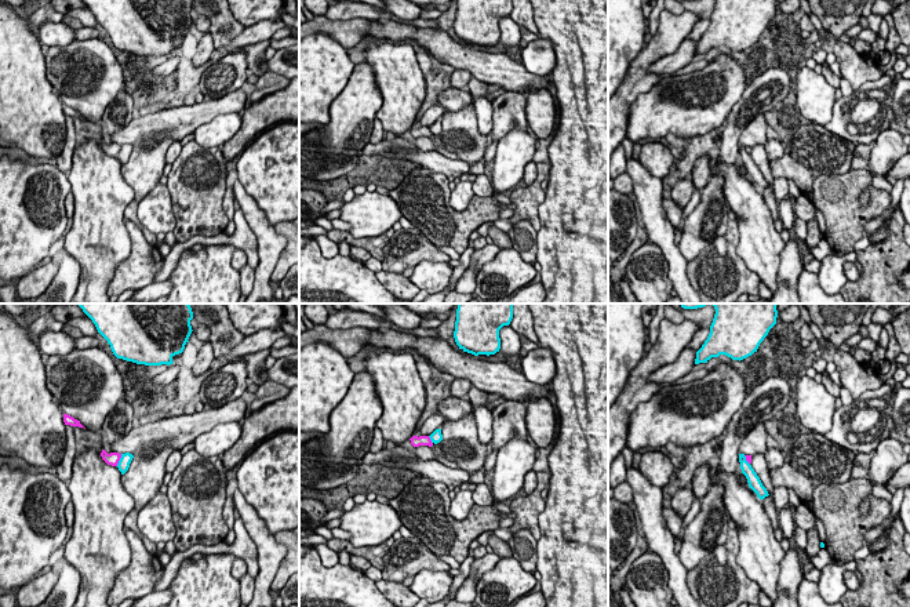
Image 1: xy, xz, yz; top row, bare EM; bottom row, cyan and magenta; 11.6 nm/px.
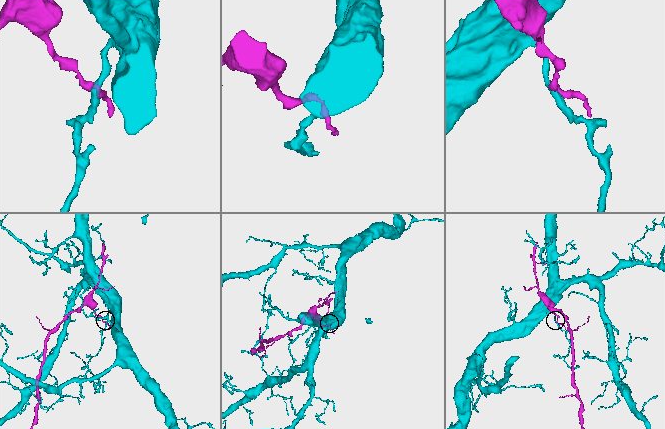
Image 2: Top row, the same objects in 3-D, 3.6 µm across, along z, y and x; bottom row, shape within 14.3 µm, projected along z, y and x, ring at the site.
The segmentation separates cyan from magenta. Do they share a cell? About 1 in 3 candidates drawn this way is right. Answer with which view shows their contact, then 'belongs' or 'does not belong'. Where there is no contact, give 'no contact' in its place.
meets cyan in xy; does not belong

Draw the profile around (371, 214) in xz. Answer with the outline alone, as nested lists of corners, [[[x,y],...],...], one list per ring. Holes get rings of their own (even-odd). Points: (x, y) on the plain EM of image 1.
[[[376,190],[356,195],[339,210],[339,218],[350,225],[347,232],[354,239],[381,236],[403,217],[397,203]]]

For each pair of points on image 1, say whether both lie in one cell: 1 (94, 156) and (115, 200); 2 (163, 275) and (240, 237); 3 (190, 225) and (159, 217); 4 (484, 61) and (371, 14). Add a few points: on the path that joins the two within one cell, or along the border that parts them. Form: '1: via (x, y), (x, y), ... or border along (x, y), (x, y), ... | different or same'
1: via (94, 167), (95, 181), (104, 189) | same
2: via (175, 254), (193, 240), (219, 239) | same
3: border along (167, 189), (175, 220), (173, 231) | different
4: border along (345, 20), (368, 18), (378, 21) | different

